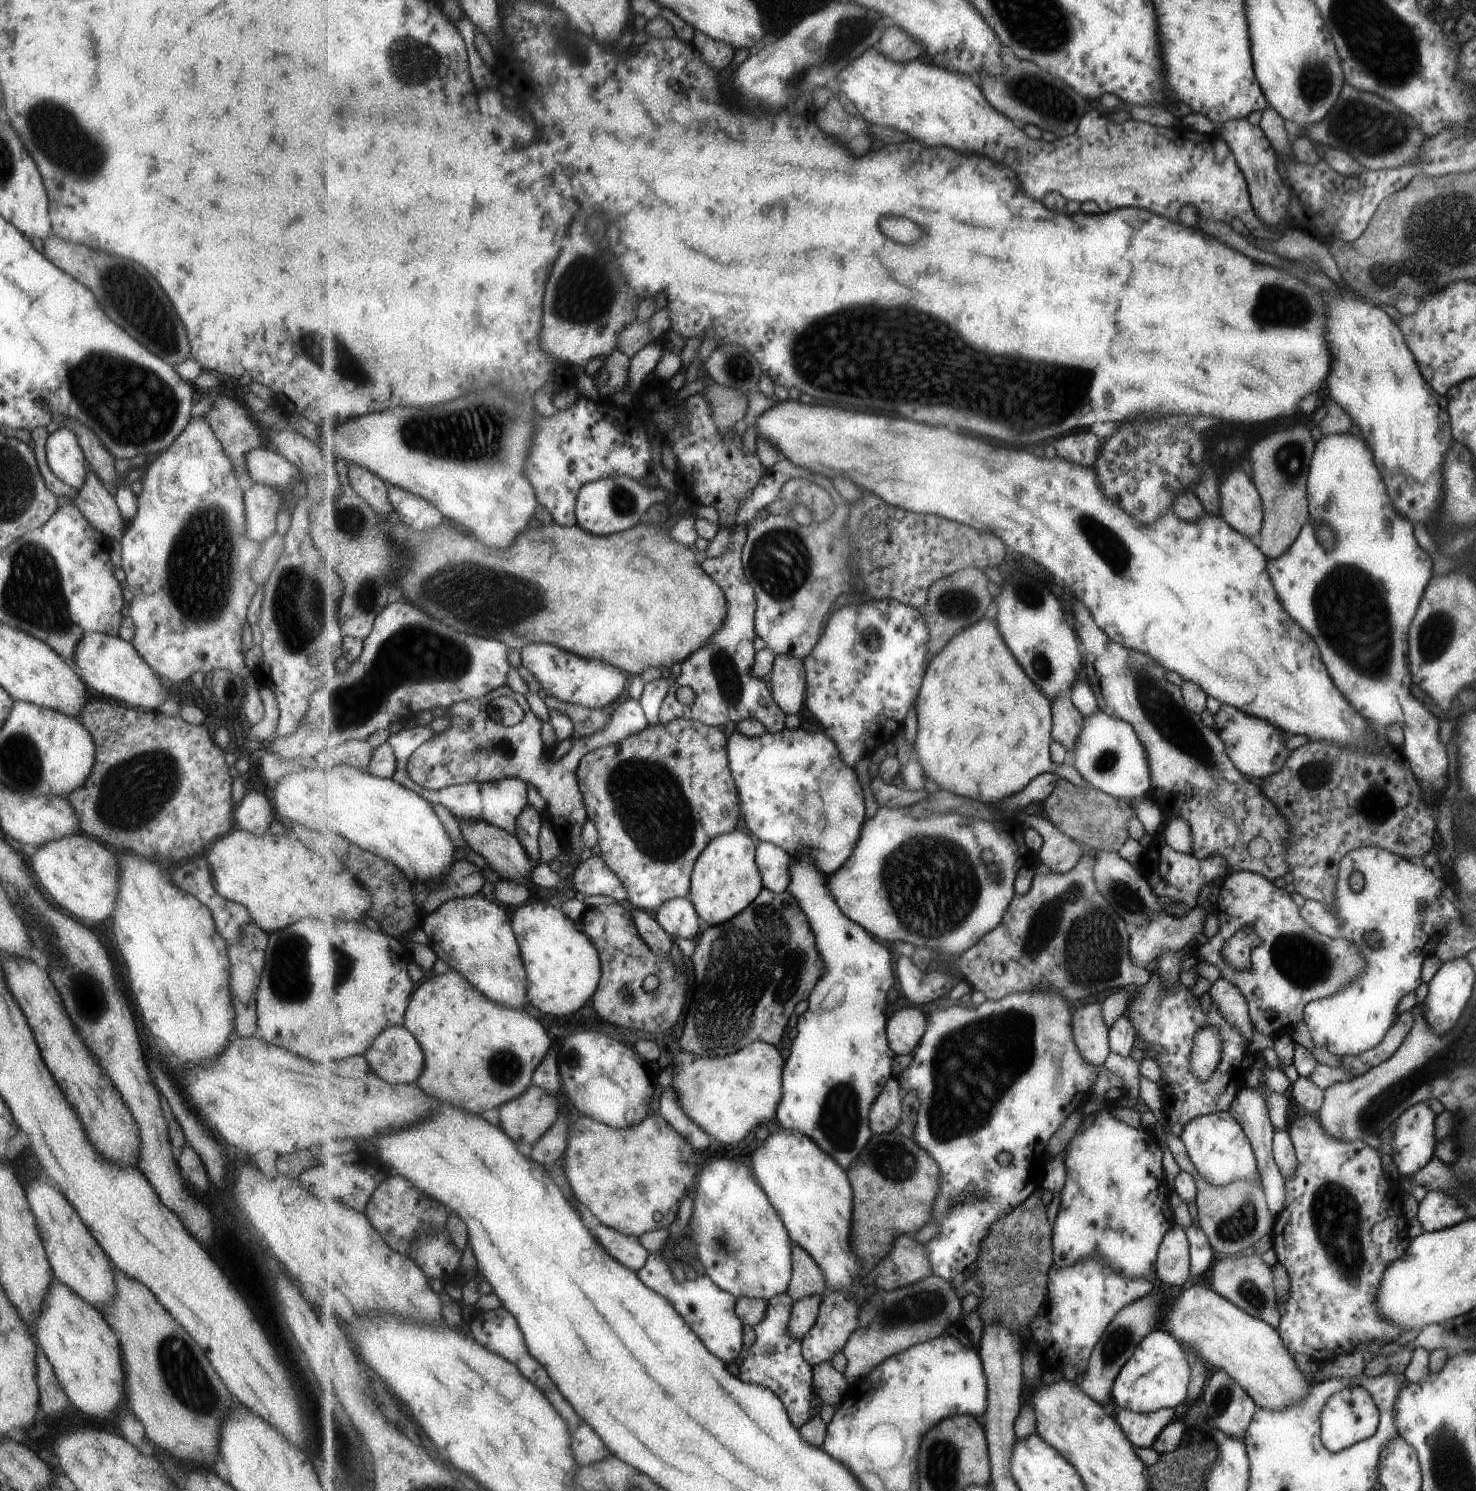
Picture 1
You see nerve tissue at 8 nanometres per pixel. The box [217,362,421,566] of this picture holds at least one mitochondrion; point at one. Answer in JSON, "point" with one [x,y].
{"point":[352,522]}

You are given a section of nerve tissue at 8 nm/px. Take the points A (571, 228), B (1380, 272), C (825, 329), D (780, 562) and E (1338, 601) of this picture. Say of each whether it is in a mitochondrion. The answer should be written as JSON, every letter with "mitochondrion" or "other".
{"A":"other","B":"mitochondrion","C":"mitochondrion","D":"mitochondrion","E":"mitochondrion"}

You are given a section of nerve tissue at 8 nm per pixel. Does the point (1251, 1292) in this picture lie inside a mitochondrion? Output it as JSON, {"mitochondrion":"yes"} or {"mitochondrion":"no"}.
{"mitochondrion":"yes"}

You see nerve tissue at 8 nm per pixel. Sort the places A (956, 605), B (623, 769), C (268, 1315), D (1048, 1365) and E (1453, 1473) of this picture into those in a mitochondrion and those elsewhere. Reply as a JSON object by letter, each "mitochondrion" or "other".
{"A":"mitochondrion","B":"mitochondrion","C":"other","D":"other","E":"mitochondrion"}

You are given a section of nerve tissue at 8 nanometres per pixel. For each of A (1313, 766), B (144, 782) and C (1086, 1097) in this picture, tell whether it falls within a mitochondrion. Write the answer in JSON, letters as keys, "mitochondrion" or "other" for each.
{"A":"mitochondrion","B":"mitochondrion","C":"other"}

